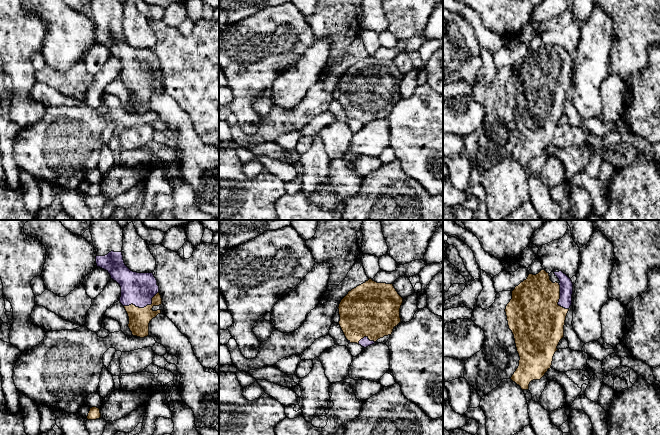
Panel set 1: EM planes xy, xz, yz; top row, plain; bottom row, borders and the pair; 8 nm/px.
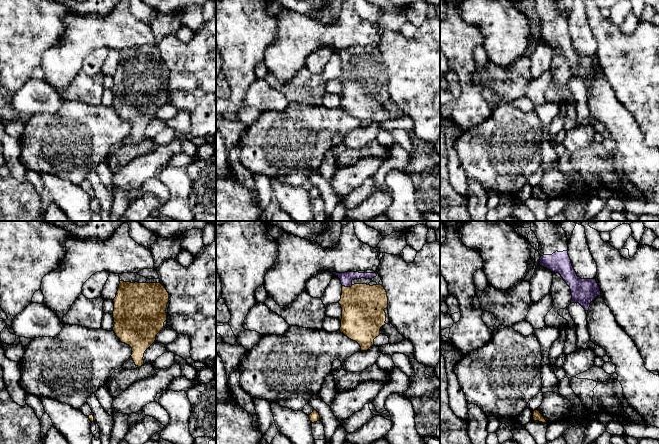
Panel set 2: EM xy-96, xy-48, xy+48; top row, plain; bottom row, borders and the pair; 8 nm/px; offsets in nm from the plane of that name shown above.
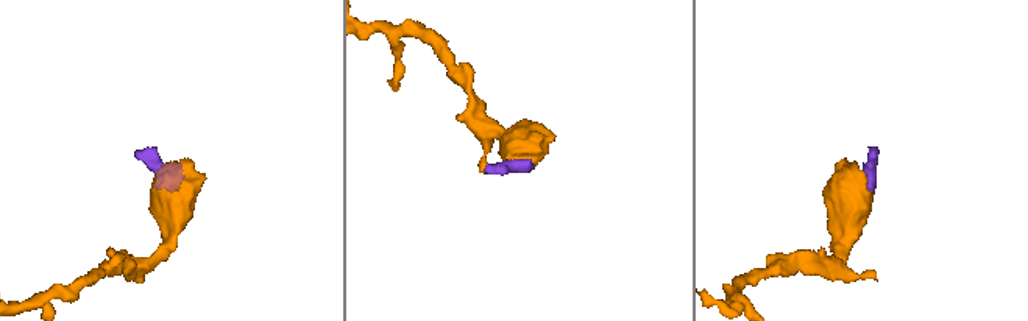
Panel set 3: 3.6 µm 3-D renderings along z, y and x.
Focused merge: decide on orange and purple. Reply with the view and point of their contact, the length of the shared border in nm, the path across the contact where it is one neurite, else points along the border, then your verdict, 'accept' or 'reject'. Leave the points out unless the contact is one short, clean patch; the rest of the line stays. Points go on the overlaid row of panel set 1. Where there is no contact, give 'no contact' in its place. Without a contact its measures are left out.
contact xy (144, 307); length 300 nm; way xy (139, 318), (140, 311), (144, 307), (138, 301), (138, 289); accept

